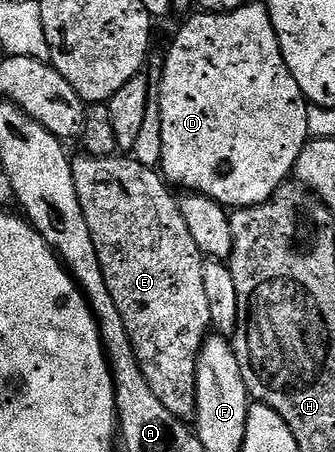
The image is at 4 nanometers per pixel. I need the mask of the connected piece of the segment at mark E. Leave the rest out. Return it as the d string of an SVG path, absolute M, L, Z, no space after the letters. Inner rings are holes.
M79 153L71 160L73 181L77 189L77 201L81 201L81 213L85 217L85 225L89 225L89 233L93 237L93 249L97 249L97 261L101 261L101 273L105 273L105 285L109 285L109 293L113 296L113 305L117 305L117 313L121 313L121 321L125 321L125 333L129 333L129 341L133 345L133 353L141 365L141 373L145 381L149 381L149 389L153 389L157 401L169 409L178 419L187 421L195 413L195 367L198 365L199 351L203 347L212 330L208 298L204 288L205 256L199 252L195 234L185 225L185 217L181 217L179 199L171 196L172 188L154 166L144 165L135 157L103 158Z

